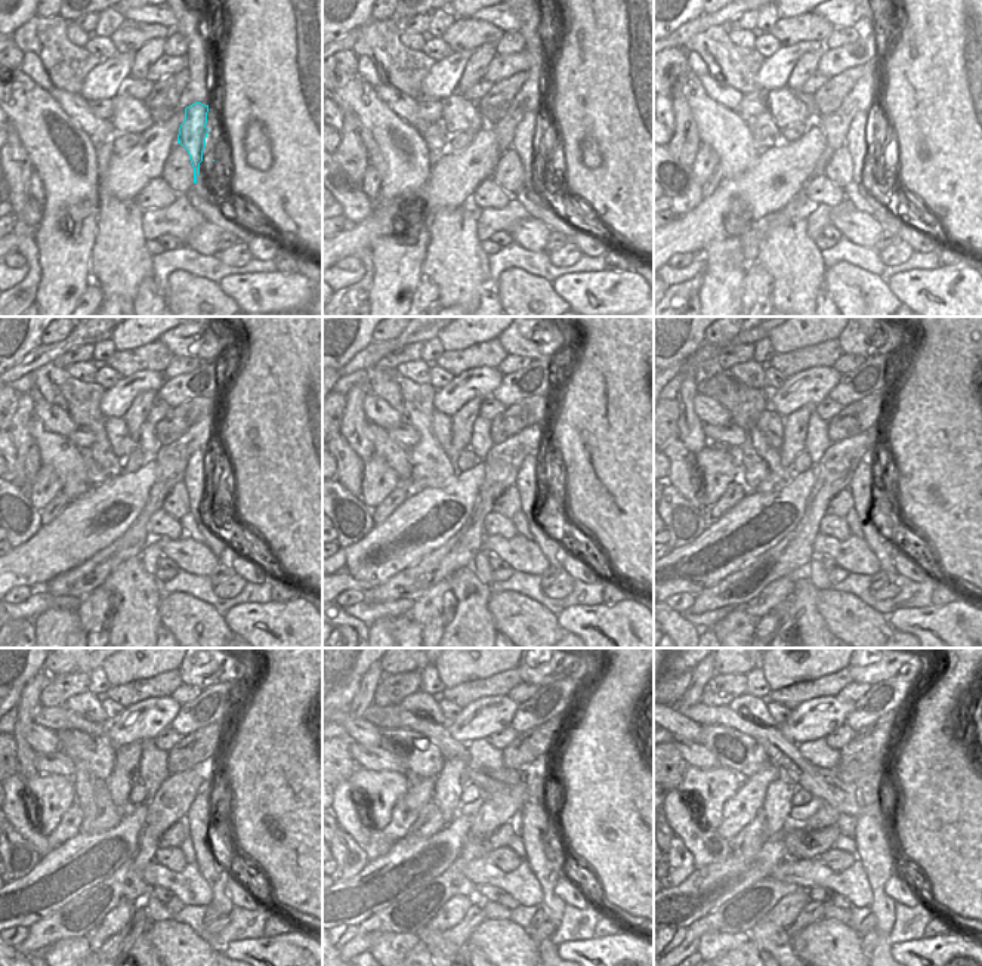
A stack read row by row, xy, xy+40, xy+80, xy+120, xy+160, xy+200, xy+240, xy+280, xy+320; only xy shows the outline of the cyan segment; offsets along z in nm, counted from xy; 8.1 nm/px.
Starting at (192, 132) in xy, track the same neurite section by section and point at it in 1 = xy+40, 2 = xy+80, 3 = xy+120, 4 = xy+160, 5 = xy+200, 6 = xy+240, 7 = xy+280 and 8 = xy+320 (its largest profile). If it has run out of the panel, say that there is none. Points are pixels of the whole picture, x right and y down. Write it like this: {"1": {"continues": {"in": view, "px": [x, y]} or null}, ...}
{"1": {"continues": {"in": "xy+40", "px": [525, 142]}}, "2": {"continues": {"in": "xy+80", "px": [858, 135]}}, "3": {"continues": {"in": "xy+120", "px": [195, 475]}}, "4": {"continues": {"in": "xy+160", "px": [531, 472]}}, "5": {"continues": {"in": "xy+200", "px": [862, 487]}}, "6": {"continues": {"in": "xy+240", "px": [201, 814]}}, "7": {"continues": {"in": "xy+280", "px": [546, 861]}}, "8": {"continues": {"in": "xy+320", "px": [874, 849]}}}

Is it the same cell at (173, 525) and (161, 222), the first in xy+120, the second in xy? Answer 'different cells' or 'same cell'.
different cells

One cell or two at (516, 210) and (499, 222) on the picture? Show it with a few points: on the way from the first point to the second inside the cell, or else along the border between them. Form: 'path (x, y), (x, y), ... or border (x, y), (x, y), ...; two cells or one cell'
path (512, 213), (503, 219); one cell

